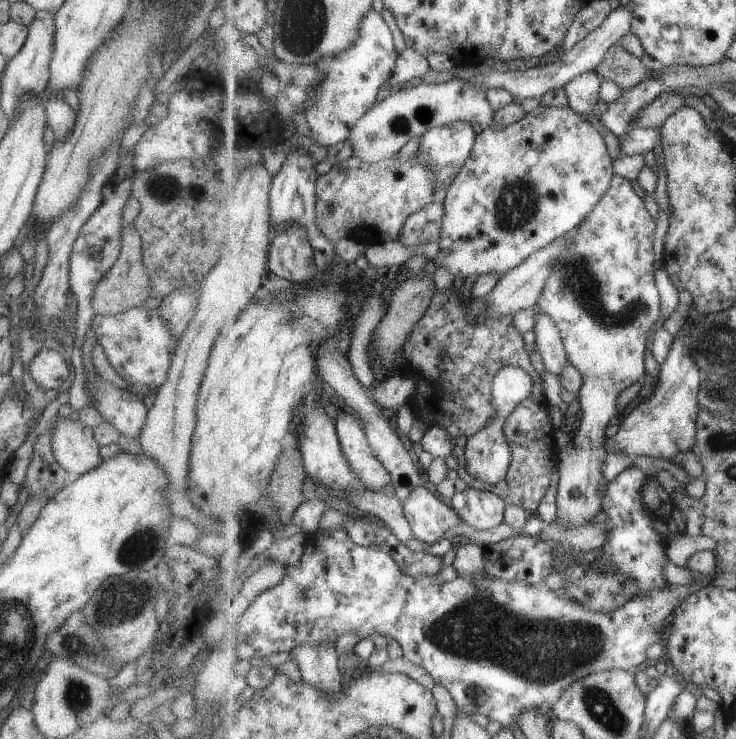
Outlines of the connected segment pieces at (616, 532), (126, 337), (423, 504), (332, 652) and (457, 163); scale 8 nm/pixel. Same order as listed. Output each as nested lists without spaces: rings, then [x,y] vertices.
[[[631,465],[617,475],[608,485],[602,510],[607,512],[606,527],[610,537],[604,544],[605,556],[598,562],[592,562],[598,569],[617,569],[636,580],[638,595],[644,597],[655,589],[664,589],[668,583],[663,576],[663,565],[669,561],[667,536],[653,528],[655,516],[644,503],[643,490],[648,476],[643,470]]]
[[[137,307],[114,315],[93,315],[90,329],[96,338],[96,342],[101,345],[104,355],[112,366],[113,370],[125,380],[127,388],[131,384],[141,384],[150,388],[158,388],[165,382],[167,371],[171,362],[174,346],[177,341],[170,337],[168,327],[156,313],[155,309],[141,310]]]
[[[422,485],[414,488],[404,502],[404,513],[411,523],[415,538],[429,545],[444,538],[447,531],[463,521],[452,506],[445,505]]]
[[[335,643],[301,645],[291,651],[291,656],[298,662],[303,680],[331,695],[342,690],[343,674]]]
[[[457,121],[448,127],[437,127],[420,139],[417,154],[430,163],[436,182],[448,190],[460,170],[470,159],[476,145],[473,123]]]

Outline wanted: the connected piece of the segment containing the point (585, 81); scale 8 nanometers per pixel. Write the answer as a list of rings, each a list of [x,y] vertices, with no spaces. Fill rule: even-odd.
[[[589,71],[570,80],[564,89],[570,100],[570,107],[584,116],[594,114],[600,97],[603,78],[595,71]]]

